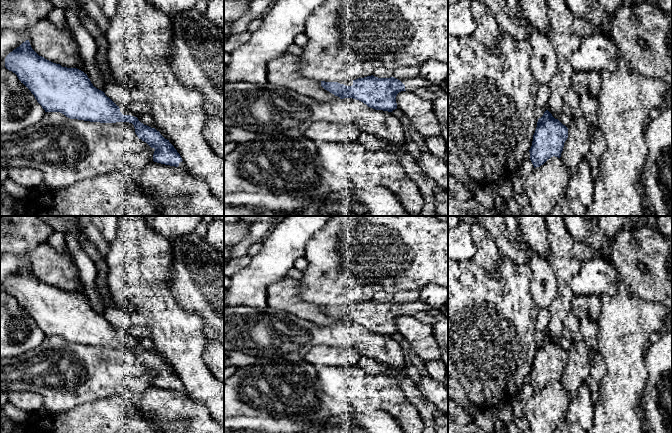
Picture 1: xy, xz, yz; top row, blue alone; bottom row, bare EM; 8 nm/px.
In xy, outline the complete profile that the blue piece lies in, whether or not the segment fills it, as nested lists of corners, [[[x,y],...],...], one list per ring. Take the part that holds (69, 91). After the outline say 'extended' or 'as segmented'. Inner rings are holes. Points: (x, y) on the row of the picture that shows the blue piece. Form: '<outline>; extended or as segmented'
[[[29,40],[10,52],[5,58],[5,67],[15,73],[18,79],[34,95],[45,112],[60,112],[70,119],[90,122],[116,123],[129,122],[134,125],[139,139],[154,148],[153,161],[165,165],[186,169],[185,162],[174,146],[165,139],[159,131],[141,123],[137,117],[123,115],[117,106],[105,93],[93,86],[87,74],[77,68],[62,67],[42,56],[31,47]]]; extended

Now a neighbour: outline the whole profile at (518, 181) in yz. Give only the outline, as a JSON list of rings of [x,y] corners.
[[[525,156],[522,166],[516,171],[511,182],[516,194],[522,194],[524,183],[527,176],[532,172],[534,166],[530,160],[530,156]]]

